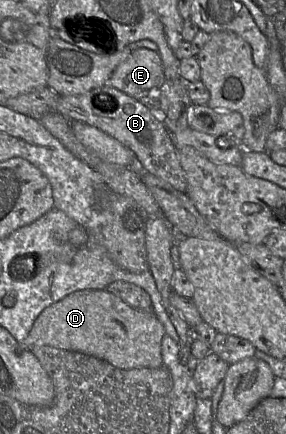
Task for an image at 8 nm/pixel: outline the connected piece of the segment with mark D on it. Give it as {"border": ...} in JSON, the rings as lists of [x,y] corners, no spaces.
{"border":[[[80,290],[45,308],[34,321],[23,347],[31,351],[33,346],[48,345],[75,351],[119,369],[160,368],[165,334],[153,311],[133,308],[107,290]]]}

